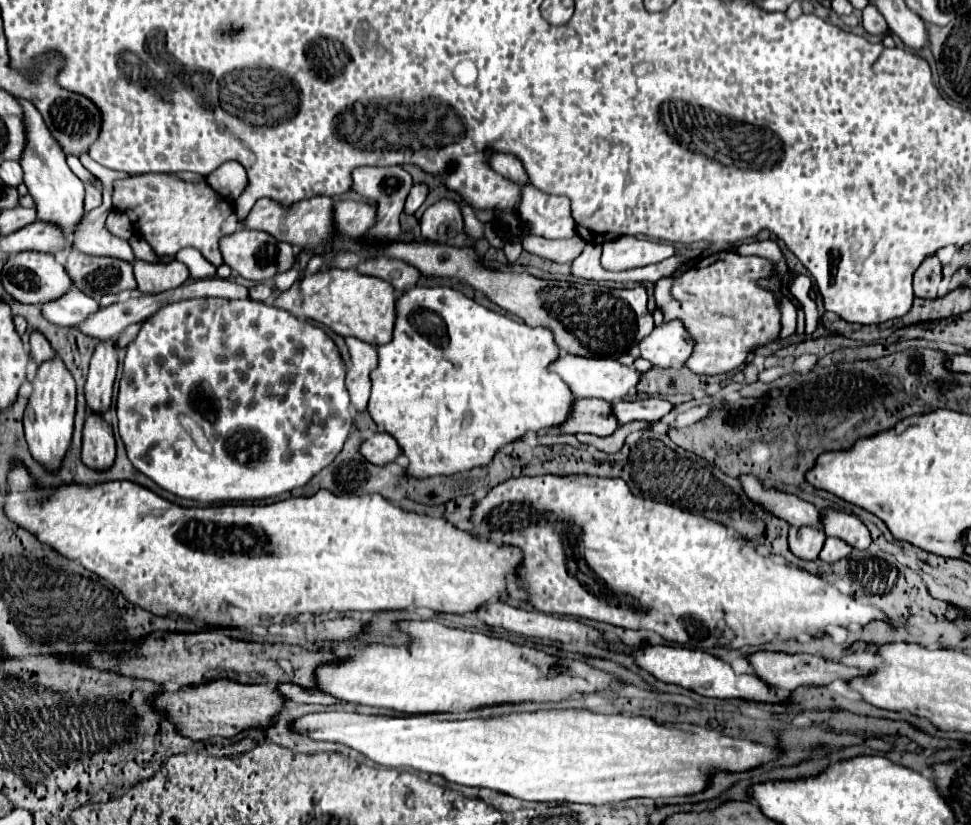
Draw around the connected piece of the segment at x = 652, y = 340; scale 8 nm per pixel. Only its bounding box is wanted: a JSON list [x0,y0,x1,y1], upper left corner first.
[640,323,694,367]

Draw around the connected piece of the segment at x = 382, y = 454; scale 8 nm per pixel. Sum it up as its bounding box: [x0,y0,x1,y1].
[360,433,402,465]

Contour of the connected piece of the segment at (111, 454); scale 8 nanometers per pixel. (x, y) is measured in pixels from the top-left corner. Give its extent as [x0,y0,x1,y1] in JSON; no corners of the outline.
[82,413,116,471]

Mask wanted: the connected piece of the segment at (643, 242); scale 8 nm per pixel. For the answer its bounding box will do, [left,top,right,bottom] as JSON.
[602,237,674,271]

